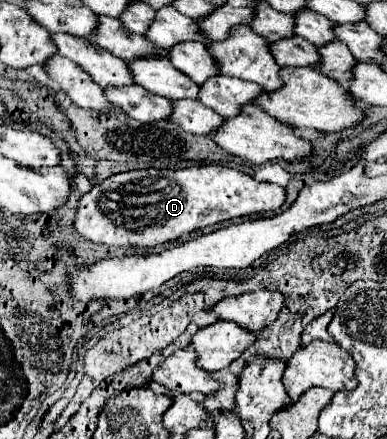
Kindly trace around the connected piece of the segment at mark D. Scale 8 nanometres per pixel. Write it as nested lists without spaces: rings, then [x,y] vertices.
[[[220,165],[180,171],[138,169],[112,175],[102,185],[94,185],[94,189],[80,199],[74,227],[94,243],[152,249],[220,221],[276,211],[284,201],[284,187],[260,183],[242,171]]]

